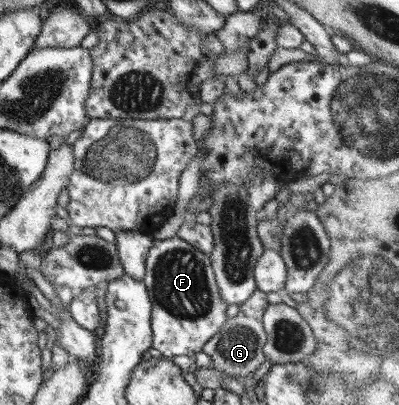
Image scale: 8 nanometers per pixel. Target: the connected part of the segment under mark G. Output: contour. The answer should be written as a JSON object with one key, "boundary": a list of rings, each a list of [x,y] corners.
{"boundary":[[[256,289],[250,298],[238,306],[237,314],[227,318],[221,328],[204,343],[201,352],[210,356],[213,369],[226,372],[241,380],[251,375],[252,371],[264,362],[262,347],[265,345],[265,331],[261,315],[268,305],[265,294]]]}

